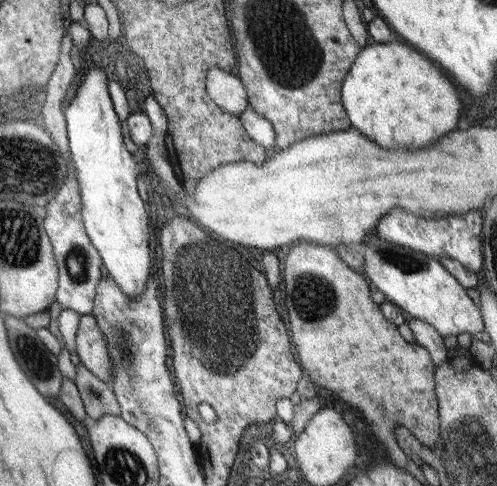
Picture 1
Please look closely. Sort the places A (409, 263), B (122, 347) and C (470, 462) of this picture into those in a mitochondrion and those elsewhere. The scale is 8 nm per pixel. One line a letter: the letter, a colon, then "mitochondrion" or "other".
A: mitochondrion
B: mitochondrion
C: mitochondrion

